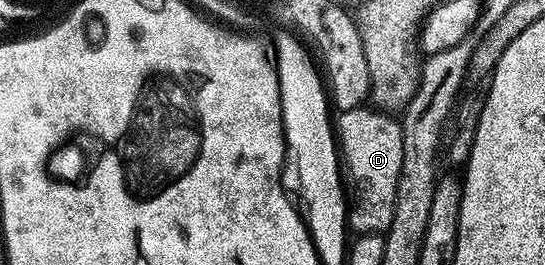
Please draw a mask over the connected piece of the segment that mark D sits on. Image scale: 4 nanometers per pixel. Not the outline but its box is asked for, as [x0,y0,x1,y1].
[333,105,401,236]

